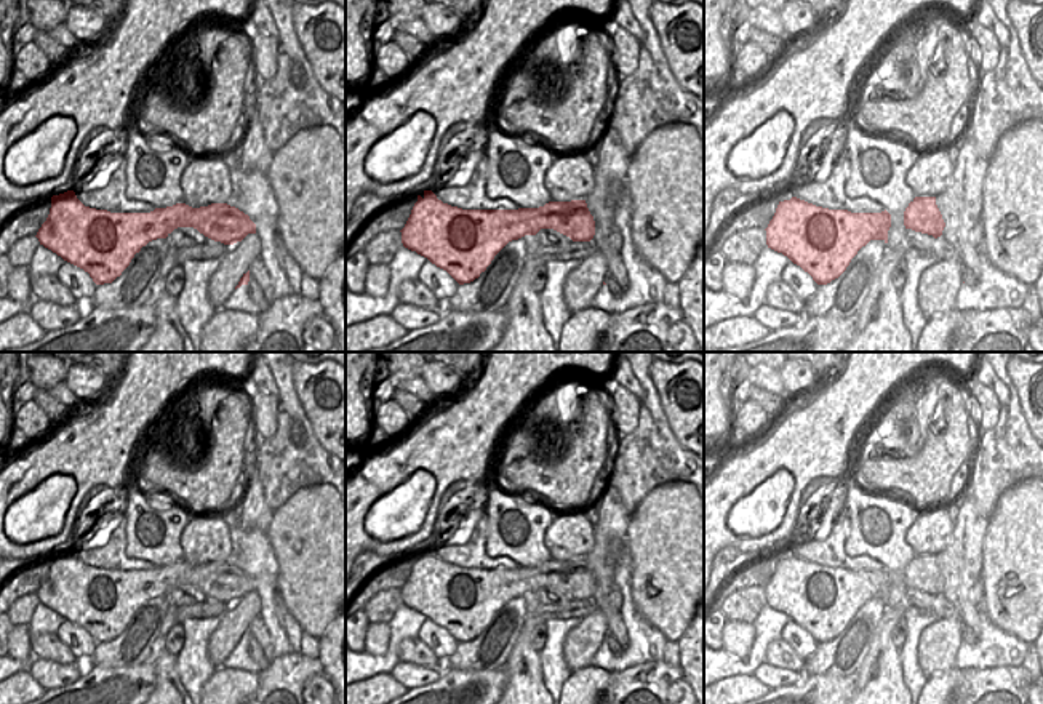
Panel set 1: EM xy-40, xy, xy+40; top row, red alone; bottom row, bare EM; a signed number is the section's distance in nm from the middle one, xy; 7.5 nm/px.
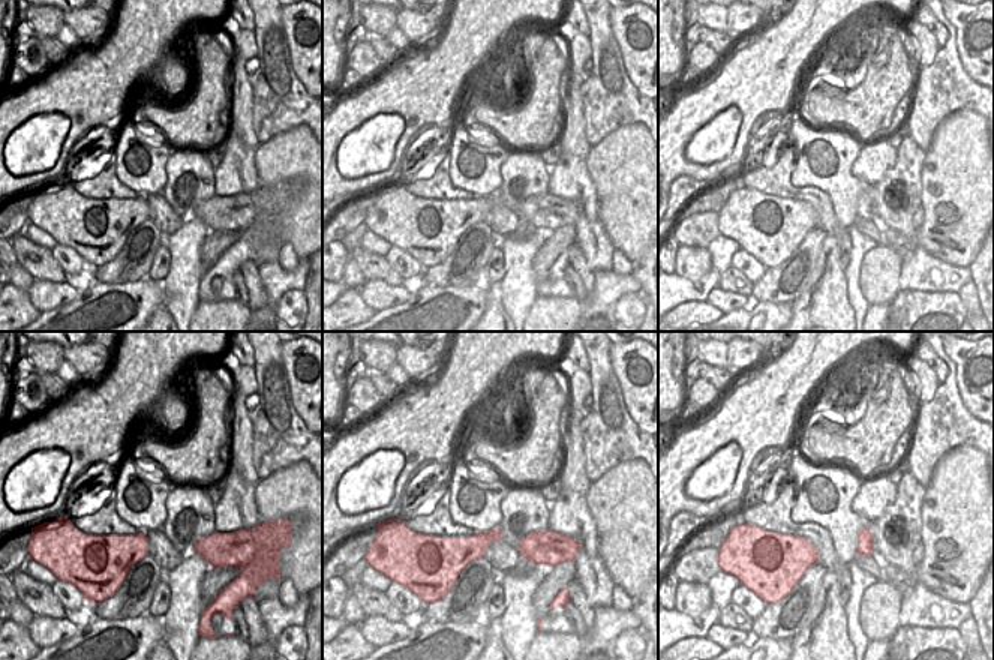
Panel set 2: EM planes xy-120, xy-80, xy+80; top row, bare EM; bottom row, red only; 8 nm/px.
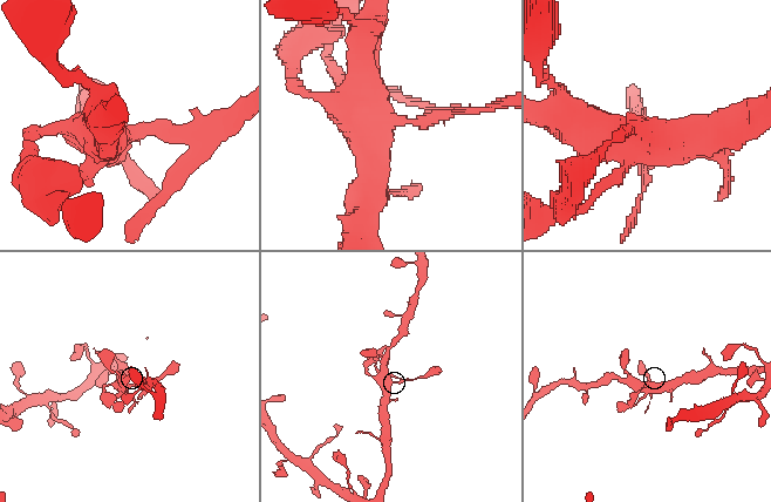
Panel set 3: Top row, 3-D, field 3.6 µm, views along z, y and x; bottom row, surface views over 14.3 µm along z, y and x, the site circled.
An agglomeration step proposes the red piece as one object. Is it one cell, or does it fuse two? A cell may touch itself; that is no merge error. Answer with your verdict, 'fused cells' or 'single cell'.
fused cells

